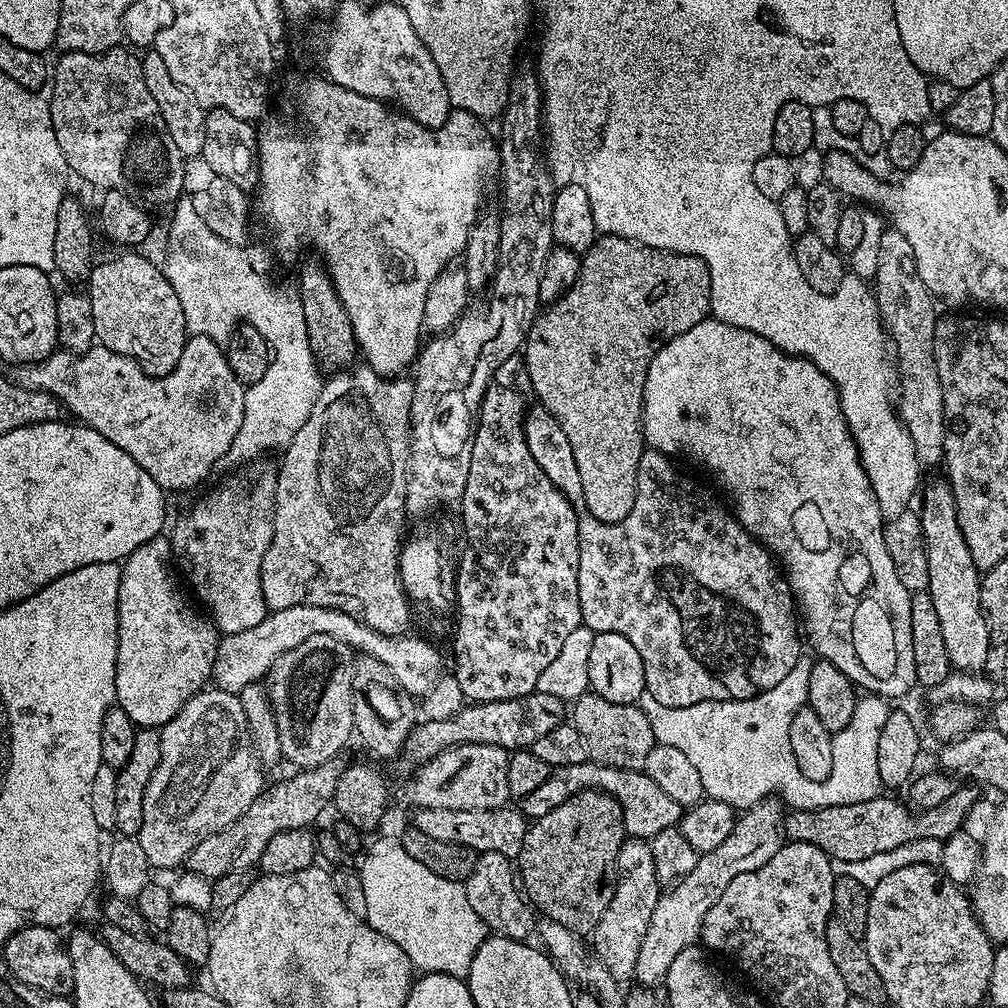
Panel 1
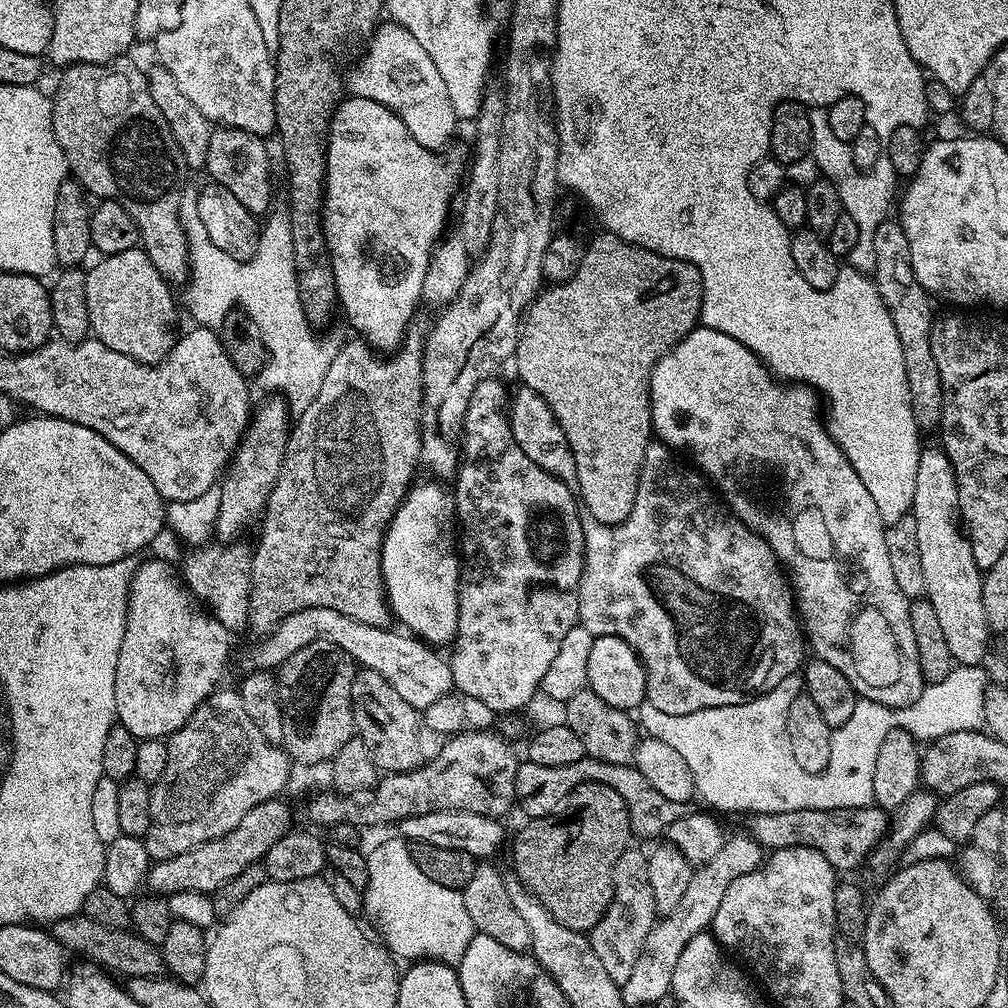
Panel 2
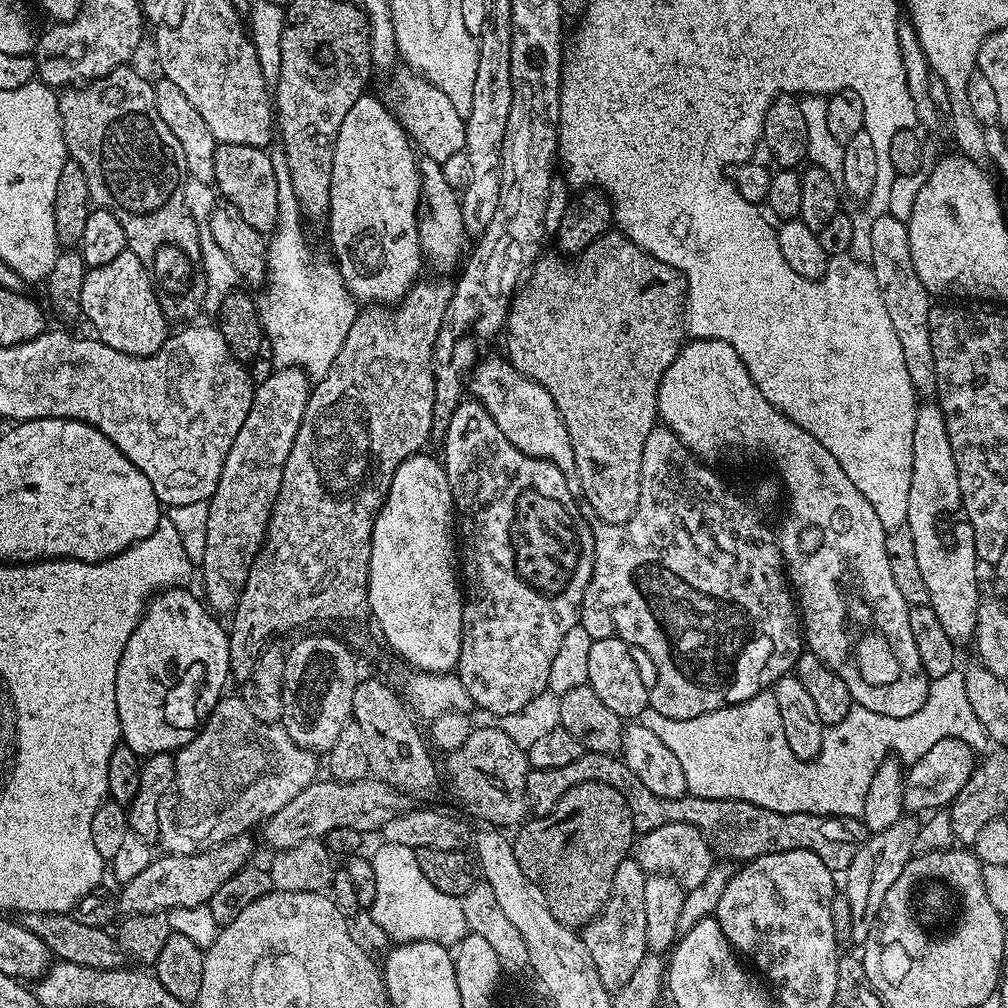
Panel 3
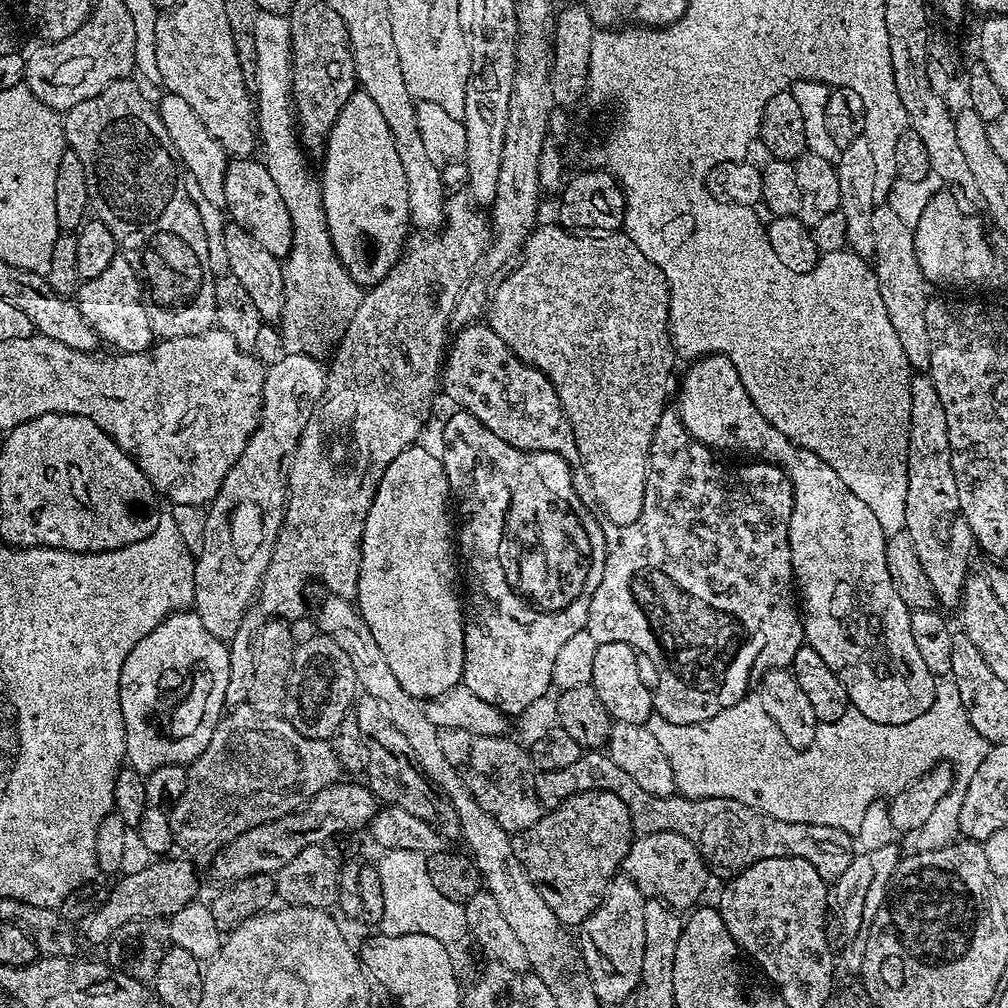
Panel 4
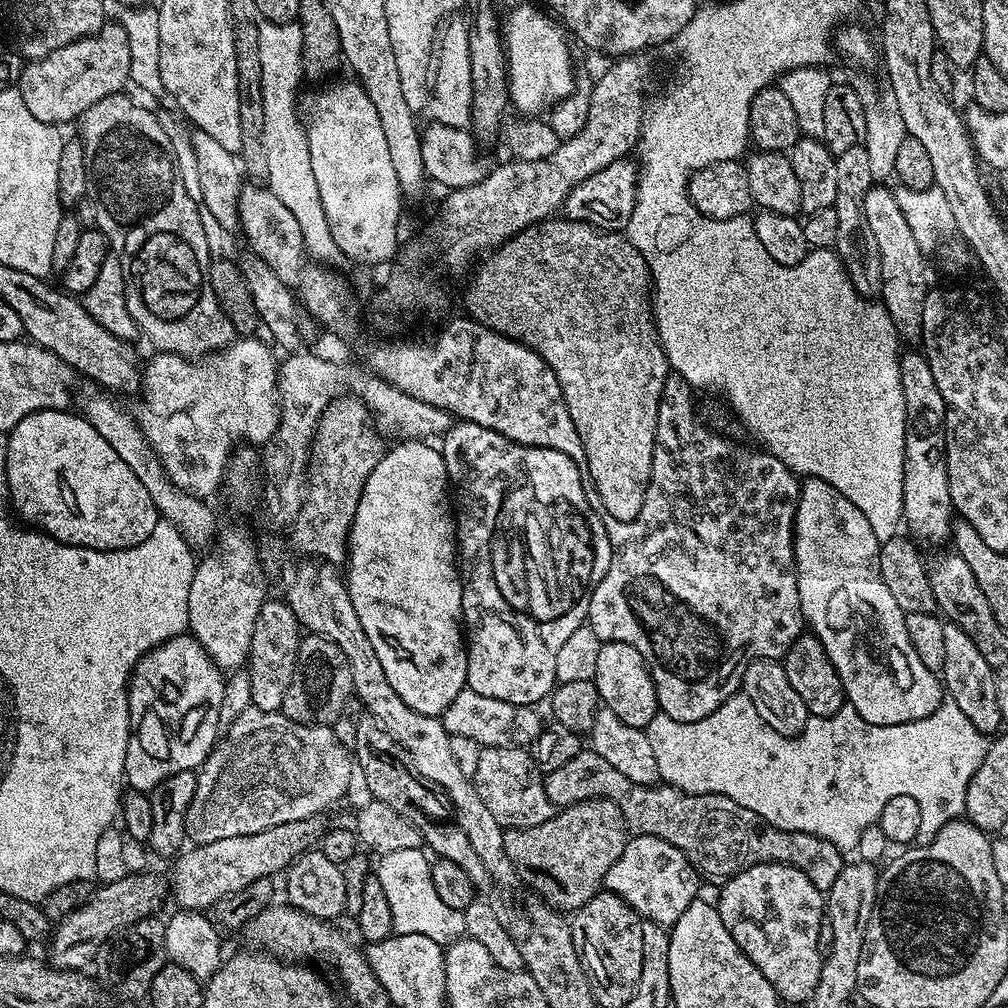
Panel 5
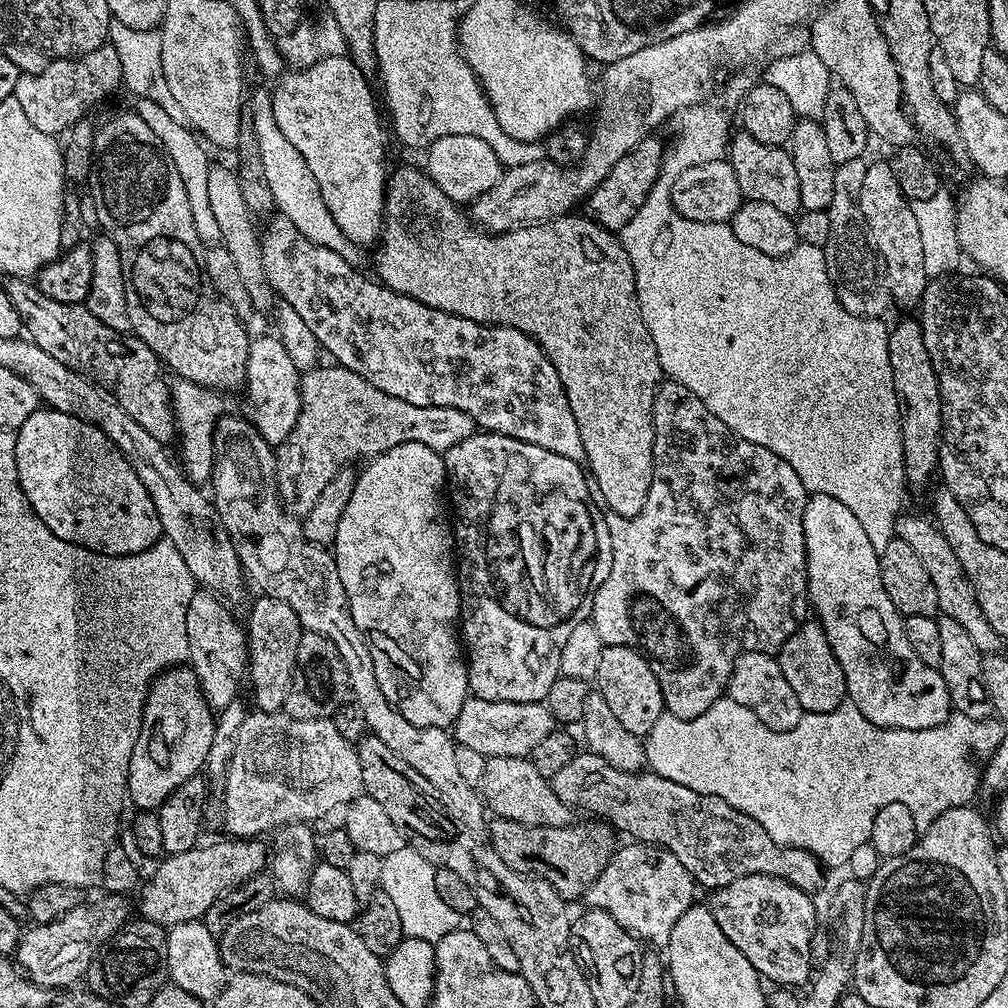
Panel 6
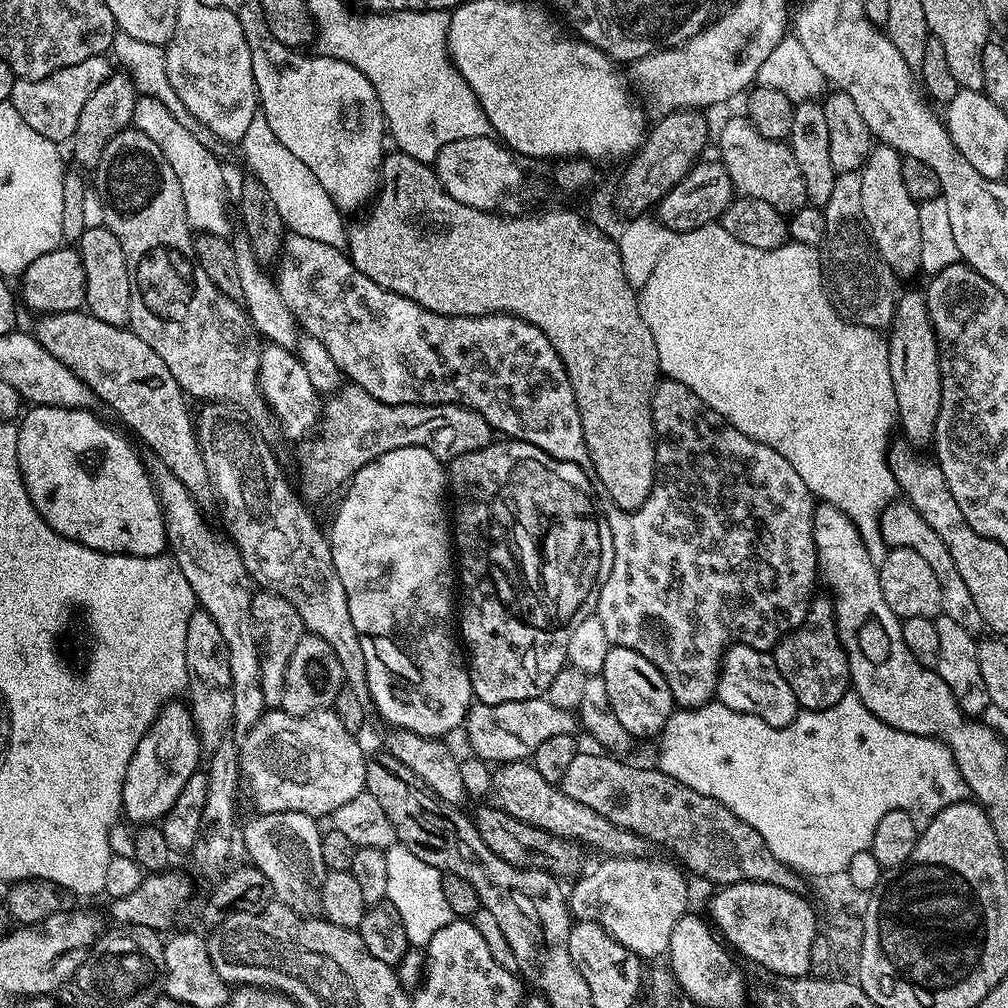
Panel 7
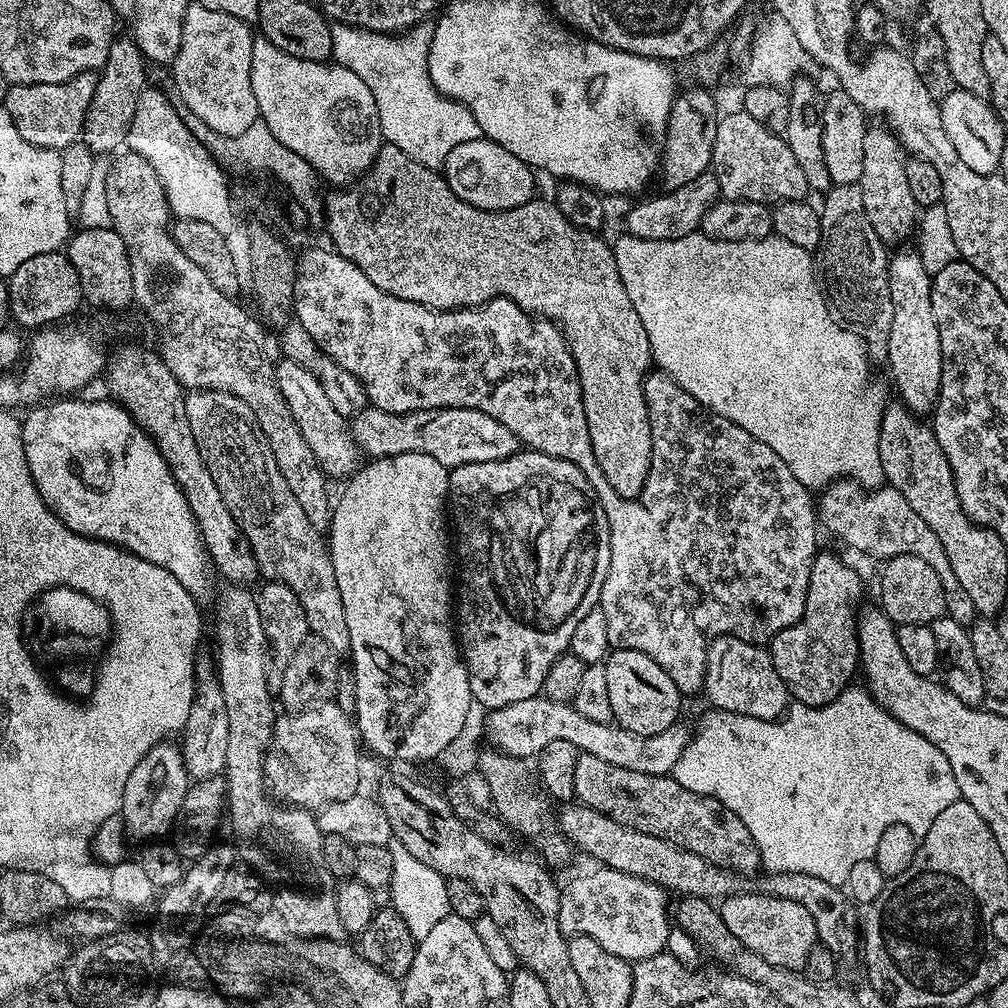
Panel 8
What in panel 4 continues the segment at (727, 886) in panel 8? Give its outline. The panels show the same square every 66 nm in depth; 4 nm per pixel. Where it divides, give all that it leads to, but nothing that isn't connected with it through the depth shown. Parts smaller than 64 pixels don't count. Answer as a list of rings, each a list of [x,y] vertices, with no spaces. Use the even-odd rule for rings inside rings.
[[[478,736],[473,739],[470,758],[466,765],[466,779],[470,794],[509,834],[515,834],[534,826],[542,815],[540,799],[534,790],[536,769],[532,767],[532,754],[514,741],[503,736]]]

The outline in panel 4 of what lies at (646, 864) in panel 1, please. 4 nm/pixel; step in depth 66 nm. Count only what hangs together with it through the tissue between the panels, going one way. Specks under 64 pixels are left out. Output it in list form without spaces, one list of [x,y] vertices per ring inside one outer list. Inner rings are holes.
[[[617,874],[606,886],[606,894],[600,899],[599,906],[579,925],[580,959],[601,1005],[619,1006],[640,987],[642,954],[646,950],[645,899],[629,876]]]

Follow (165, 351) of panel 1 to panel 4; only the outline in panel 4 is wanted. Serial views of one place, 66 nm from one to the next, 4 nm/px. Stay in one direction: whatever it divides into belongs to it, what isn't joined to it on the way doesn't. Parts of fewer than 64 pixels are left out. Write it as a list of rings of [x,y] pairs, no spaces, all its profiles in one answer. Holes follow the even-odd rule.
[[[117,254],[114,262],[106,266],[96,278],[83,281],[74,293],[74,303],[90,322],[92,329],[96,331],[97,337],[109,344],[109,349],[117,353],[125,352],[144,352],[151,348],[154,343],[154,333],[150,326],[148,317],[148,304],[146,296],[142,291],[142,281],[136,275],[134,266],[122,254]],[[140,288],[141,292],[140,293]]]

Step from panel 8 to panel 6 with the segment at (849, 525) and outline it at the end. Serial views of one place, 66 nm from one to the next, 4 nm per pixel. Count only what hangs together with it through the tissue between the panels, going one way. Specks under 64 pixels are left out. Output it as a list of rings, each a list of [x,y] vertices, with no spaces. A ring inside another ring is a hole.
[[[901,514],[896,518],[895,539],[906,542],[922,558],[922,566],[926,566],[926,574],[930,574],[930,582],[934,582],[934,590],[938,590],[938,606],[945,616],[954,618],[966,629],[966,634],[974,646],[978,646],[981,654],[996,654],[1001,651],[1002,641],[998,634],[994,634],[994,626],[986,622],[986,614],[982,614],[982,606],[978,606],[978,598],[974,598],[974,586],[966,578],[962,570],[962,562],[958,562],[954,550],[950,550],[950,542],[936,527],[931,519],[923,520],[920,516]]]

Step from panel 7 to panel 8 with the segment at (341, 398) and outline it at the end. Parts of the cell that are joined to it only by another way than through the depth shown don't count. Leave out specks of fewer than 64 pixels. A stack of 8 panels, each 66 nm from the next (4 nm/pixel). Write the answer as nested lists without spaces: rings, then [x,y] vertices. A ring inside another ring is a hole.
[[[371,406],[351,417],[350,427],[357,448],[368,458],[397,456],[398,454],[430,454],[446,469],[457,468],[470,462],[494,462],[510,458],[521,451],[516,435],[498,418],[469,408],[435,408],[406,414],[390,414]]]

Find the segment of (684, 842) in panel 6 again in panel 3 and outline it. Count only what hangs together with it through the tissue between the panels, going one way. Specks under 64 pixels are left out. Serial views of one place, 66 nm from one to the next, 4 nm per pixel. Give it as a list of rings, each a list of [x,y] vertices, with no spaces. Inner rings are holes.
[[[585,752],[582,758],[566,766],[557,766],[554,770],[532,768],[526,778],[529,809],[536,816],[552,812],[554,806],[558,806],[562,794],[582,782],[606,782],[606,786],[614,786],[614,790],[626,798],[626,806],[630,806],[637,833],[658,830],[658,826],[674,822],[686,822],[703,832],[713,853],[728,862],[747,862],[766,854],[778,854],[782,850],[810,850],[810,854],[818,854],[818,858],[826,862],[829,870],[840,874],[848,869],[854,854],[858,854],[866,839],[864,824],[850,816],[782,814],[778,810],[754,806],[745,800],[711,800],[691,794],[673,800],[658,798],[658,794],[646,790],[646,786],[638,782],[634,770],[630,770],[630,766],[626,766],[619,755],[607,756],[601,752]]]

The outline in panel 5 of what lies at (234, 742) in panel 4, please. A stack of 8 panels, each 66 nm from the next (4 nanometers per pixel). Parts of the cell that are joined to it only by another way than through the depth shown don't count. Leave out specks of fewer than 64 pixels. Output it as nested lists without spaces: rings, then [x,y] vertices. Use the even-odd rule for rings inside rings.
[[[247,708],[238,714],[238,719],[217,739],[216,747],[212,753],[204,759],[196,772],[196,789],[194,790],[194,802],[190,802],[190,810],[186,810],[186,836],[193,845],[218,842],[218,838],[238,838],[246,834],[258,834],[258,830],[266,830],[270,826],[282,826],[282,822],[298,822],[319,817],[323,808],[336,804],[348,792],[352,784],[352,772],[354,776],[354,760],[349,749],[344,748],[336,741],[331,727],[322,724],[295,724],[290,718],[286,718],[283,711],[267,712],[257,708]]]

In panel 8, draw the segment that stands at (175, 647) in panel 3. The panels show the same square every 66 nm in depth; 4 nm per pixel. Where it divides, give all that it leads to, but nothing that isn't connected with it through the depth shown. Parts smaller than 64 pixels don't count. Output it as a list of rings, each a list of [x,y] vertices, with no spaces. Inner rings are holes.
[[[172,742],[155,744],[134,766],[130,778],[126,778],[126,790],[122,794],[122,806],[118,813],[124,822],[124,835],[129,841],[152,842],[164,838],[180,818],[182,802],[190,787],[190,777],[184,765],[184,753]]]

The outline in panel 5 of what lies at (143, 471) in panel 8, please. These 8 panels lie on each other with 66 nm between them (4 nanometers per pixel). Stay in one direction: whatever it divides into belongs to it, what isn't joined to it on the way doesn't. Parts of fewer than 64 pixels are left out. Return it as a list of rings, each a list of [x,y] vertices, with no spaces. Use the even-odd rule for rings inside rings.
[[[54,408],[35,412],[7,433],[8,499],[15,515],[33,520],[28,522],[58,542],[79,548],[113,552],[146,542],[158,519],[146,486],[118,458],[114,446],[83,415],[73,412]]]

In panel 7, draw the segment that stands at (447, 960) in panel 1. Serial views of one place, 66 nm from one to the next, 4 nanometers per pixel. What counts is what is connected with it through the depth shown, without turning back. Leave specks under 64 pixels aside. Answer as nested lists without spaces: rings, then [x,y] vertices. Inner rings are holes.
[[[399,842],[386,851],[386,871],[387,903],[398,910],[402,926],[406,926],[409,945],[428,945],[430,938],[434,938],[434,934],[454,918],[450,905],[446,903],[446,894],[442,894],[442,873],[430,866],[430,862],[422,862],[422,858],[418,858],[408,845]]]

